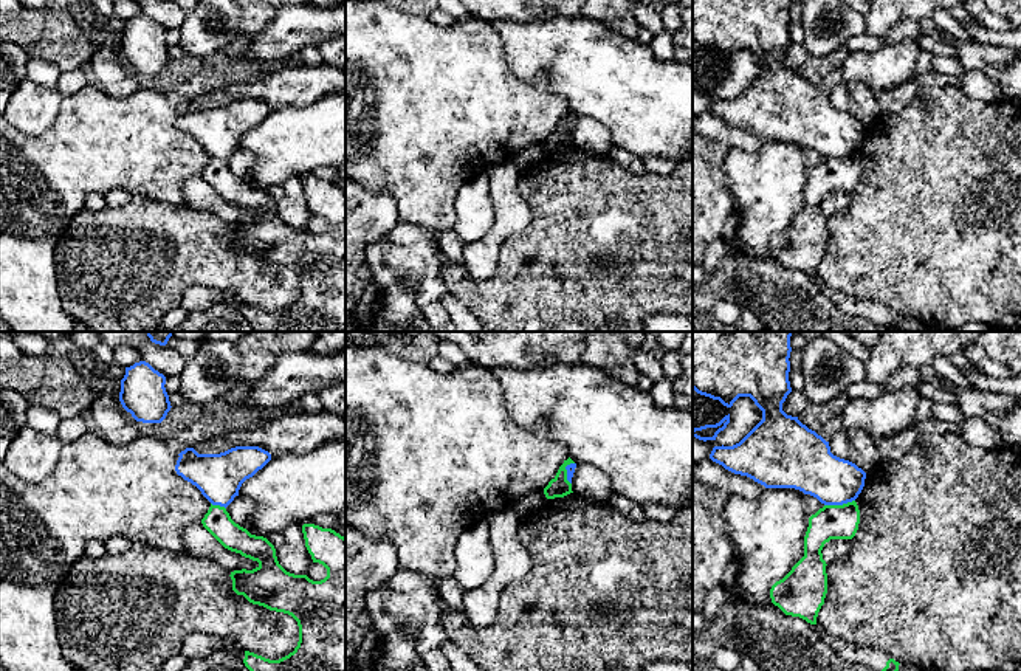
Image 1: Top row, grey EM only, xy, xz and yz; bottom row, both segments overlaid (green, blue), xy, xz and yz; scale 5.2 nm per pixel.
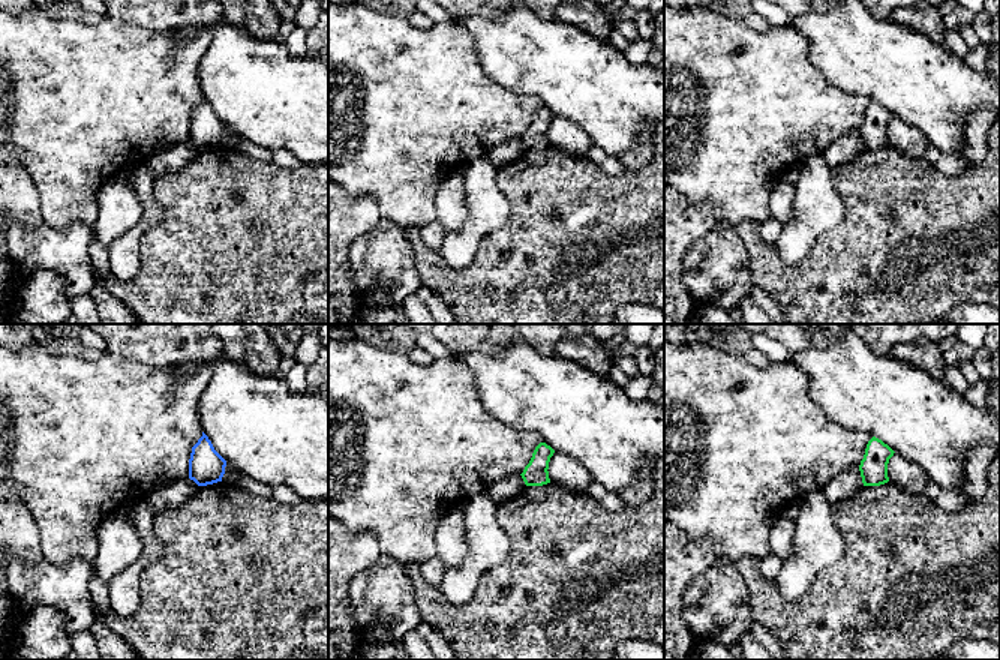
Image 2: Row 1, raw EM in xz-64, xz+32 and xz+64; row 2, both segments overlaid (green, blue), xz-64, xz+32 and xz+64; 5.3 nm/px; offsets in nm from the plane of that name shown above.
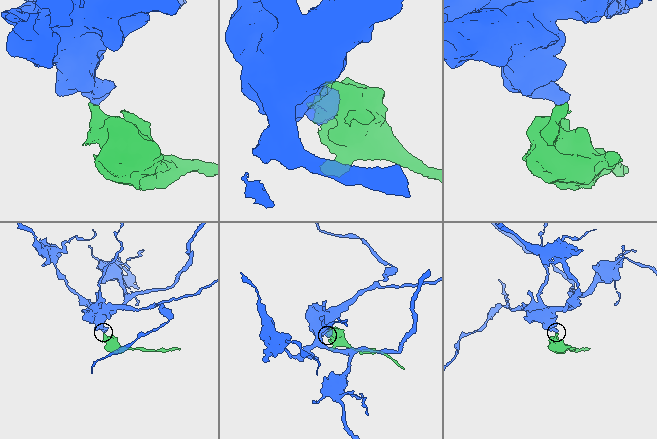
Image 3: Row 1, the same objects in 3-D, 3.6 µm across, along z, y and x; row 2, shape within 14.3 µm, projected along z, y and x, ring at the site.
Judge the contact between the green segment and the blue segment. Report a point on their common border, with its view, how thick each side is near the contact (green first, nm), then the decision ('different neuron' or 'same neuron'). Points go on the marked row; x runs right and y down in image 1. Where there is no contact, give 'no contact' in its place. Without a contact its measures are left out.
meets green in yz at (838, 505); 180 nm thick on the green side, 260 nm on the other; different neuron

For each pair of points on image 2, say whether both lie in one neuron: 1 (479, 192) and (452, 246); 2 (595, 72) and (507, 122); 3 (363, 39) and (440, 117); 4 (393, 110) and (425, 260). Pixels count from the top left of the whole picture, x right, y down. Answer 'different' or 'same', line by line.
1: same
2: different
3: same
4: different

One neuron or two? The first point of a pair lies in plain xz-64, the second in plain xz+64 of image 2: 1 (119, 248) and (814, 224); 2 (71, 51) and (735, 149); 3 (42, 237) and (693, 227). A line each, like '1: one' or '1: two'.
1: one
2: one
3: two

